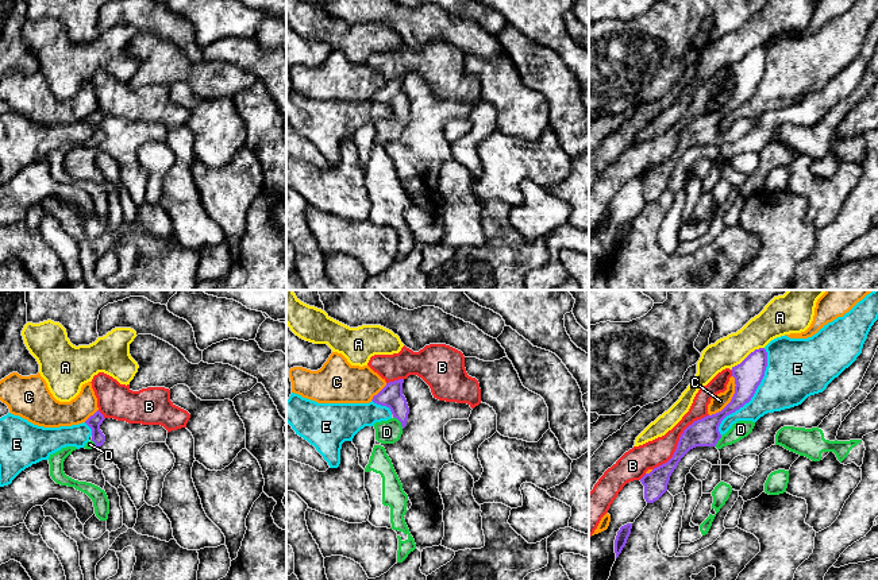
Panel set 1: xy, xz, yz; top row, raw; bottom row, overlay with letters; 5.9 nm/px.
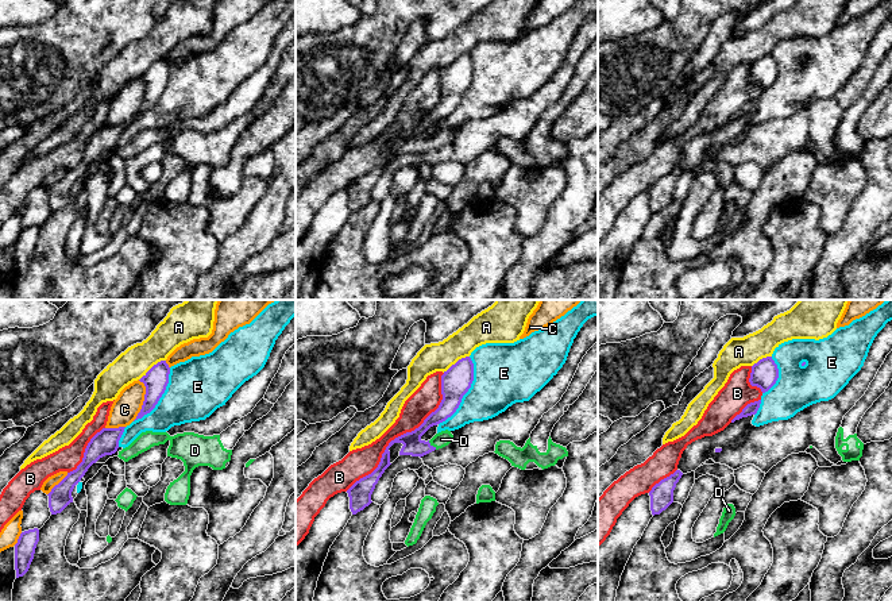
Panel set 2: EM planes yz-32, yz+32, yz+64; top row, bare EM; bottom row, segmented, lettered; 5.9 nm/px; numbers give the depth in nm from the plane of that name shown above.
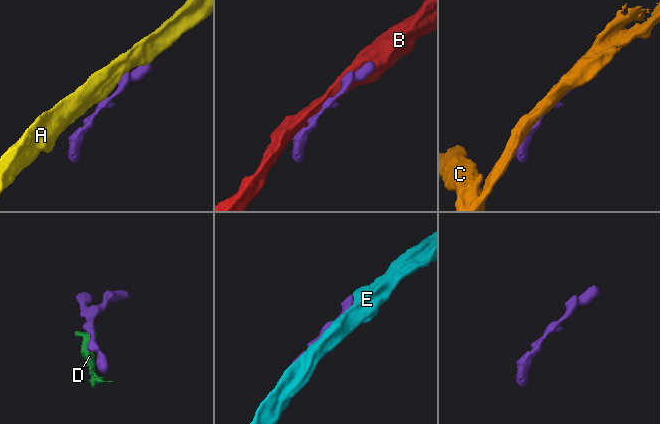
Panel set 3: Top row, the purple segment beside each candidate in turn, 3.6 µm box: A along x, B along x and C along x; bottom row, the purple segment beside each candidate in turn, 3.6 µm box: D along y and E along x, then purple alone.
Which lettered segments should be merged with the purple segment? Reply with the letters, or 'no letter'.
D

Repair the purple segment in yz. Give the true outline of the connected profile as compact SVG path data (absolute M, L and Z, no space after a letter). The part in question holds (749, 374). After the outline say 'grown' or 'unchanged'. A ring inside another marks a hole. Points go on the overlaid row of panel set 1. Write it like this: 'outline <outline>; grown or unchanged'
outline M765 348L755 349L740 364L732 367L731 371L736 386L731 402L721 411L689 425L681 434L673 457L640 479L647 503L654 503L667 491L671 473L690 449L696 446L716 446L721 449L740 441L752 432L755 426L752 421L738 421L723 436L719 432L719 426L727 415L751 401L765 376L766 367L767 352Z; grown

